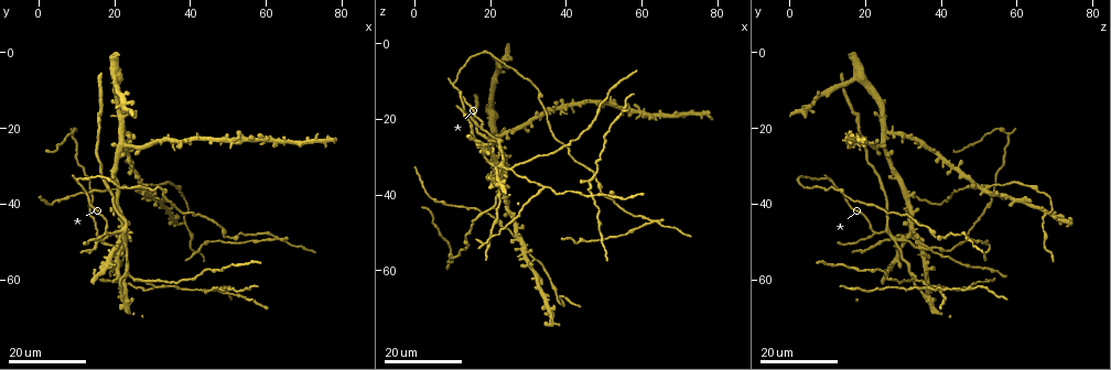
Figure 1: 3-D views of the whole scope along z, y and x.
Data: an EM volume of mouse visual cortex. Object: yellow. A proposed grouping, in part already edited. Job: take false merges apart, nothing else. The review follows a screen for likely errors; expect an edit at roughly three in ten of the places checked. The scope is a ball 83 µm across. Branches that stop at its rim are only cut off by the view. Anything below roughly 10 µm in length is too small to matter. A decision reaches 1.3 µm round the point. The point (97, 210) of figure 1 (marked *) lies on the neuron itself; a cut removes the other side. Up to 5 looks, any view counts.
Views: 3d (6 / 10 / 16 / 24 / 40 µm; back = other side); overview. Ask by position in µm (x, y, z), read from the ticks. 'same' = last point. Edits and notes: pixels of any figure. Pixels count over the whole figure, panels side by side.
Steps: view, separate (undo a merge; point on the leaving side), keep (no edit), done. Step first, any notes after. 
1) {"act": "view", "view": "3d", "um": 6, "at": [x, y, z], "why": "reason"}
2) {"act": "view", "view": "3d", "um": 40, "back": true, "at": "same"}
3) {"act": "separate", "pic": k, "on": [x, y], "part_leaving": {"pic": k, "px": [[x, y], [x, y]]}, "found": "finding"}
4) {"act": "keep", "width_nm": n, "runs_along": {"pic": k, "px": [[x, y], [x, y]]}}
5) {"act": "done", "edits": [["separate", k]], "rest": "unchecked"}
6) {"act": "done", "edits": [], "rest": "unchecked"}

{"act": "view", "view": "3d", "um": 24, "at": [22.0, 50.0, 28.0], "why": "arms part here"}

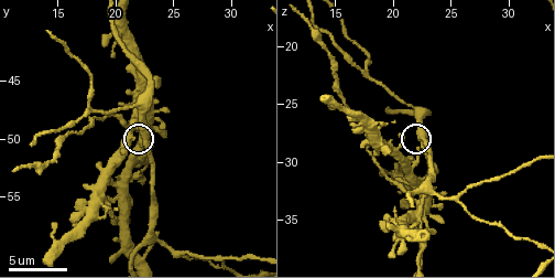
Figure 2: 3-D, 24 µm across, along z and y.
{"act": "view", "view": "3d", "um": 6, "at": [22.4, 49.8, 28.0]}

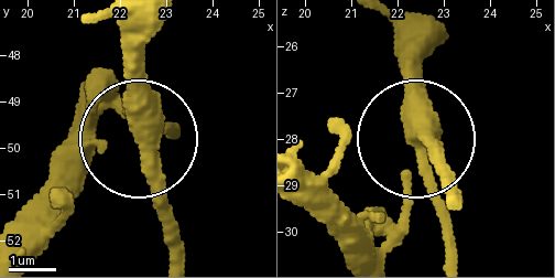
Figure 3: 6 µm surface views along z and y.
{"act": "keep", "found": "one neuron here"}

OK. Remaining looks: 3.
{"act": "view", "view": "3d", "um": 16, "at": [62.0, 49.5, 47.5], "why": "a fork"}

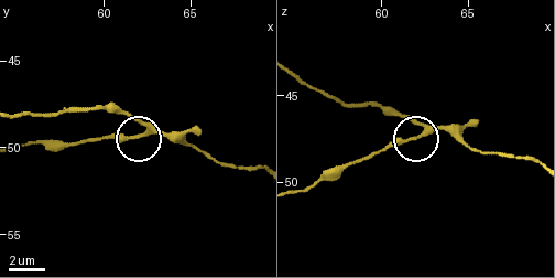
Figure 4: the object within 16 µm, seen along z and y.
{"act": "view", "view": "3d", "um": 10, "at": [62.5, 49.1, 47.1]}

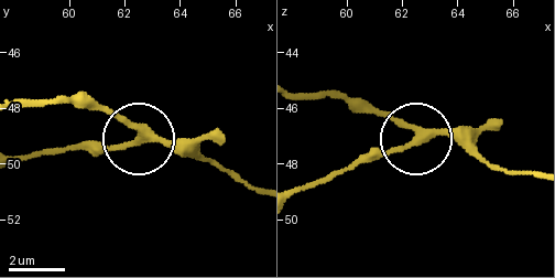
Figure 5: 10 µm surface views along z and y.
{"act": "view", "view": "3d", "um": 6, "at": [62.5, 49.2, 47.1]}

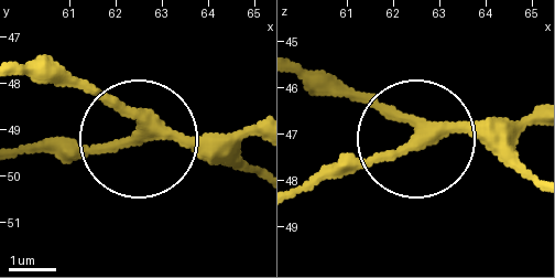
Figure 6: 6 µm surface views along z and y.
{"act": "keep", "arms": 3, "runs_along": {"pic": 6, "px": [[24, 71], [95, 87], [154, 142], [249, 135]]}, "found": "continuous, no second neuron"}

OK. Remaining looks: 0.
{"act": "done", "edits": [], "rest": "unchecked"}

